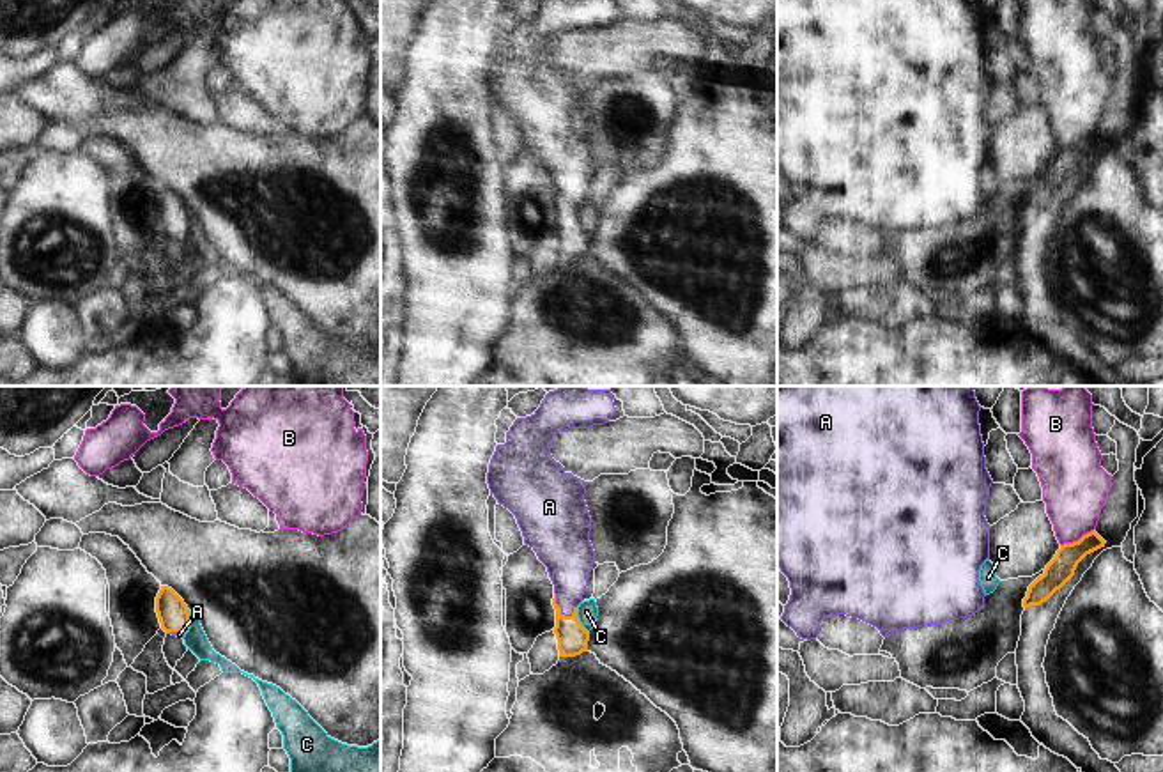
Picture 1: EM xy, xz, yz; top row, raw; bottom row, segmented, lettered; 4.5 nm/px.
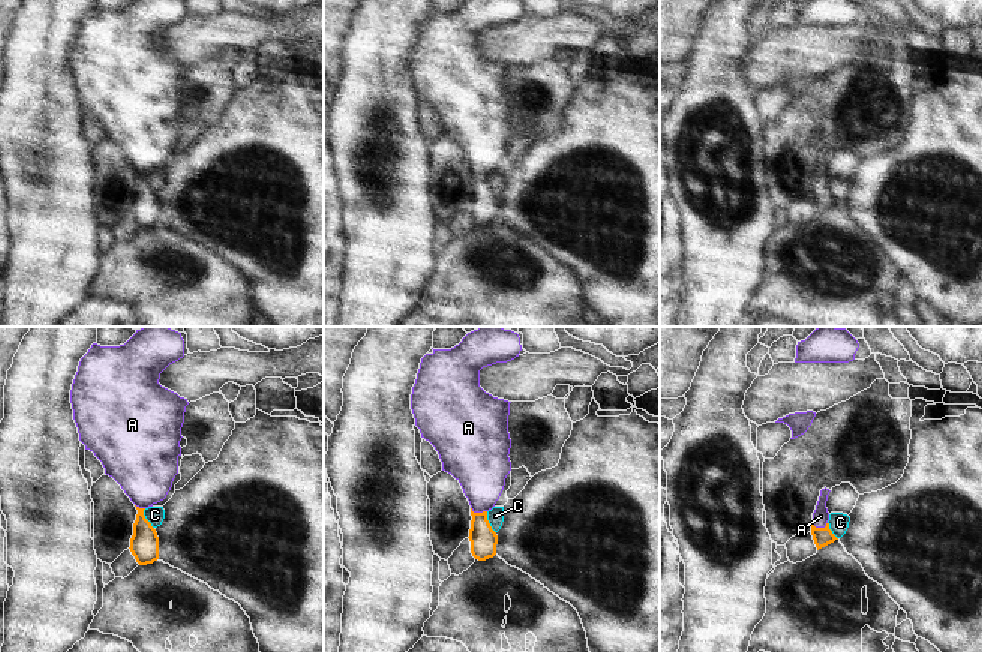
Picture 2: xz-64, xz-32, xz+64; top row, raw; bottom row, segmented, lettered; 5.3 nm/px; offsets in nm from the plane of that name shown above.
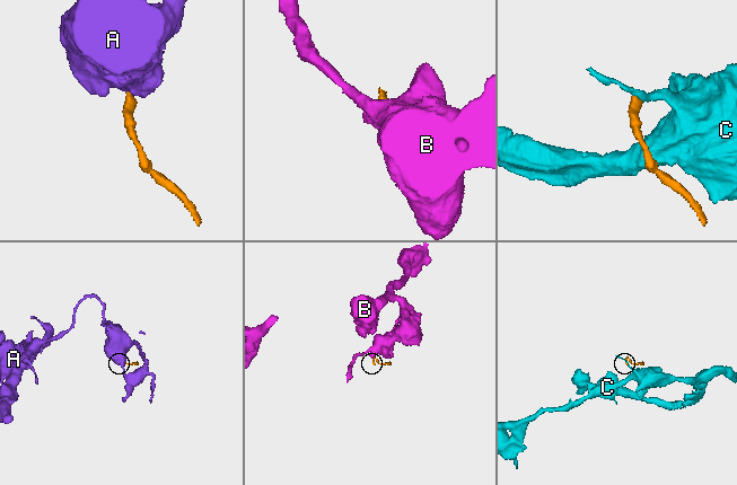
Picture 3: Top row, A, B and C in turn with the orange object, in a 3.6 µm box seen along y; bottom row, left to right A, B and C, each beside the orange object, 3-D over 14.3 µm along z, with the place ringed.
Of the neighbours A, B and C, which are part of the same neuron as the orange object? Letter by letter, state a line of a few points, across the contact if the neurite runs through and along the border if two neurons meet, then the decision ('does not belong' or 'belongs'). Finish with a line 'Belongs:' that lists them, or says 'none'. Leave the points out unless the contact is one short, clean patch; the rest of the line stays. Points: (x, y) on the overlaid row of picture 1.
A: line xz (572, 638), (567, 617), (558, 606), (567, 597), (567, 553); belongs
B: line yz (1093, 530), (1061, 546); does not belong
C: line xz (577, 606), (577, 620), (588, 633); does not belong
Belongs: A

